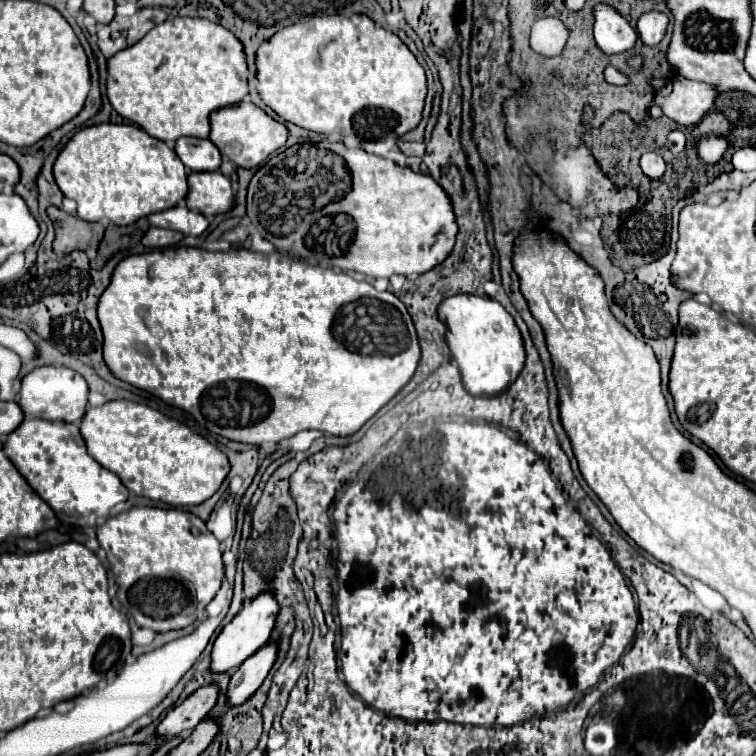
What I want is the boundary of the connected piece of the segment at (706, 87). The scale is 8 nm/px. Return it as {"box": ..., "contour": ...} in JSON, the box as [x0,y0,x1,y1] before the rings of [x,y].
{"box":[653,76,717,126],"contour":[[[677,76],[673,80],[673,92],[667,96],[657,94],[653,104],[661,106],[663,114],[679,126],[695,126],[709,110],[713,110],[717,96],[713,84],[689,84],[689,80]]]}

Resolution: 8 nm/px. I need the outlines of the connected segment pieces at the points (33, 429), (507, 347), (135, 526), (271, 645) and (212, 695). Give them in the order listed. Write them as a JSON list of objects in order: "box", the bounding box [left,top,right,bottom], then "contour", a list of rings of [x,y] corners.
[{"box":[5,418,129,528],"contour":[[[41,418],[25,420],[7,436],[5,454],[63,524],[93,528],[97,526],[97,520],[105,520],[109,516],[109,510],[115,504],[129,498],[129,490],[121,484],[119,476],[105,470],[87,454],[85,440],[81,438],[77,424],[49,422]]]},{"box":[439,294,525,396],"contour":[[[457,294],[441,302],[439,318],[447,326],[445,338],[451,356],[461,368],[467,392],[473,392],[473,396],[497,396],[497,392],[503,392],[517,380],[517,372],[525,366],[523,336],[511,314],[497,300]]]},{"box":[97,506,225,632],"contour":[[[149,506],[131,508],[121,512],[119,516],[107,518],[101,526],[97,526],[97,540],[107,552],[111,570],[117,578],[119,602],[141,628],[151,628],[155,632],[185,628],[197,620],[197,616],[205,610],[205,606],[215,598],[217,590],[221,588],[225,572],[219,540],[213,536],[213,532],[207,530],[205,522],[191,512]]]},{"box":[227,640,279,706],"contour":[[[269,640],[235,670],[227,688],[231,706],[243,704],[263,684],[263,680],[267,678],[269,670],[277,660],[277,652],[279,652],[279,640]]]},{"box":[157,682,219,740],"contour":[[[217,682],[201,686],[191,696],[187,696],[187,700],[183,700],[183,704],[179,704],[175,710],[167,712],[167,716],[157,726],[157,734],[161,738],[169,740],[169,738],[181,734],[183,730],[185,732],[193,730],[209,714],[209,710],[215,706],[217,696],[219,696]]]}]

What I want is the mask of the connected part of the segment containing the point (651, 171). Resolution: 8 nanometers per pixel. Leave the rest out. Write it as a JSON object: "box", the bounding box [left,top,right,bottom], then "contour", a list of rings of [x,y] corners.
{"box":[639,152,665,178],"contour":[[[645,152],[639,160],[639,166],[643,170],[645,176],[649,178],[661,178],[663,172],[665,172],[665,162],[663,162],[663,156],[657,154],[657,152]]]}

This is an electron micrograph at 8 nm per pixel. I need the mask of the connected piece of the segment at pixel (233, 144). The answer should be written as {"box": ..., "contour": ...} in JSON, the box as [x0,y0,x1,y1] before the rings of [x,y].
{"box":[209,100,289,168],"contour":[[[243,100],[235,106],[219,108],[211,114],[211,134],[209,140],[221,150],[225,158],[235,162],[243,168],[253,168],[261,164],[269,154],[283,148],[289,136],[289,130],[285,124],[273,120],[263,108],[255,106],[251,100]]]}

